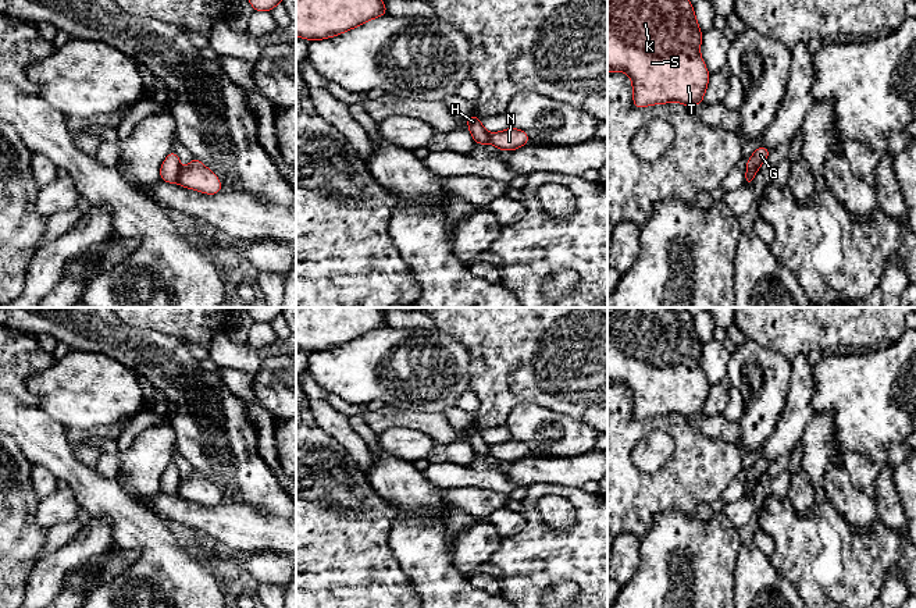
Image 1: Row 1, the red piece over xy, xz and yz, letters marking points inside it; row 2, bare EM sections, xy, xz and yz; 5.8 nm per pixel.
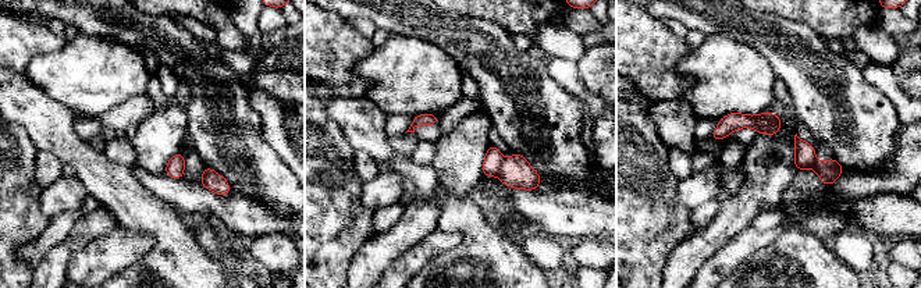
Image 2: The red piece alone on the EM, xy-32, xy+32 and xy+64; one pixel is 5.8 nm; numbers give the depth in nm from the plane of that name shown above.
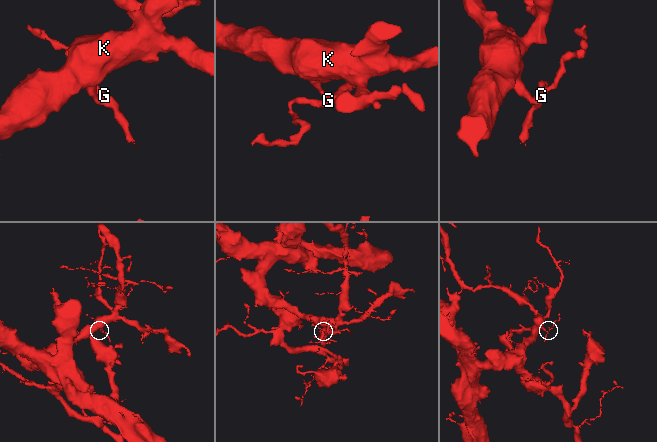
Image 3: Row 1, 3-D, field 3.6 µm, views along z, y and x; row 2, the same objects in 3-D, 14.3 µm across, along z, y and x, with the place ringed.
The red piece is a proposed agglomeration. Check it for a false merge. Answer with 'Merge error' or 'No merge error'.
Merge error

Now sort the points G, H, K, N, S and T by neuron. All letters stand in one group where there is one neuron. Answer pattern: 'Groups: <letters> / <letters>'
Groups: G H K S T / N

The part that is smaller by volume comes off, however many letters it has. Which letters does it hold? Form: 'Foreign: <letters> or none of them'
Foreign: N

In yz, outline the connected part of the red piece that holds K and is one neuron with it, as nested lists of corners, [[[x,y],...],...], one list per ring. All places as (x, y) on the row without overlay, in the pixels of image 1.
[[[609,307],[607,310],[607,383],[621,383],[632,392],[637,420],[680,413],[691,419],[703,415],[709,383],[701,369],[702,344],[687,307]]]

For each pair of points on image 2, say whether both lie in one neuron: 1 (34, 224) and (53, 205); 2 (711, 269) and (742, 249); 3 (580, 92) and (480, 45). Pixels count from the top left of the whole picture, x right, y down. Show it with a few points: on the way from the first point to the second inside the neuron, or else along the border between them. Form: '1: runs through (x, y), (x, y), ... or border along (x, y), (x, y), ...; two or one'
1: border along (42, 188), (39, 209), (49, 220); two
2: runs through (718, 266), (735, 252); one
3: border along (546, 57), (548, 71), (580, 100); two

